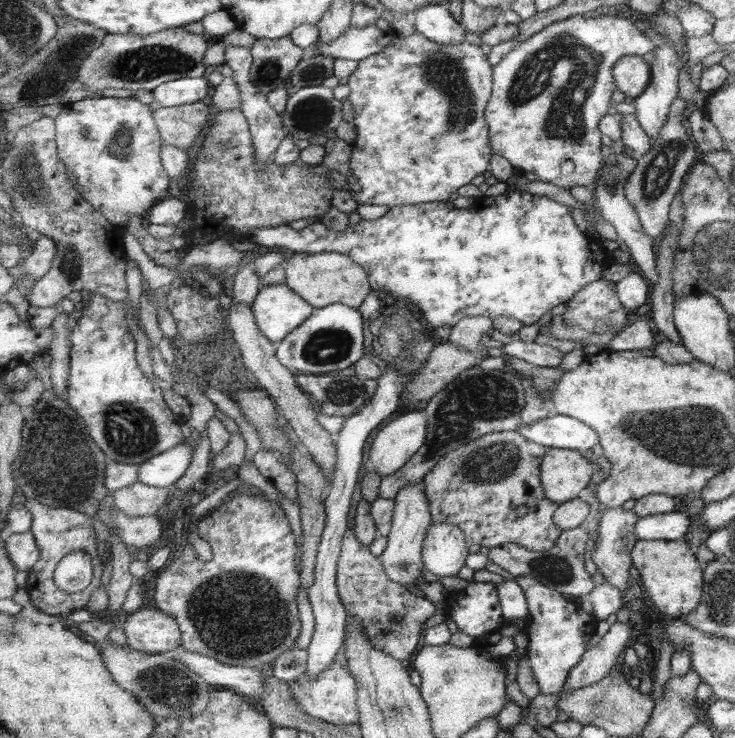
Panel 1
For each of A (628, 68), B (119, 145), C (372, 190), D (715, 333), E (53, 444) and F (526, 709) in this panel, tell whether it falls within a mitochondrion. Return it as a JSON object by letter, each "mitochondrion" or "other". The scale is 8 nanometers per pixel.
{"A":"other","B":"mitochondrion","C":"other","D":"other","E":"mitochondrion","F":"other"}

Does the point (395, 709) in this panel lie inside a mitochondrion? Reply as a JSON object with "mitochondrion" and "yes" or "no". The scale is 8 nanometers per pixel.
{"mitochondrion":"yes"}

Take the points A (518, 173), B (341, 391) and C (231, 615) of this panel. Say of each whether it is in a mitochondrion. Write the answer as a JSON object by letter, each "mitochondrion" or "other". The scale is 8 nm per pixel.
{"A":"other","B":"mitochondrion","C":"mitochondrion"}

